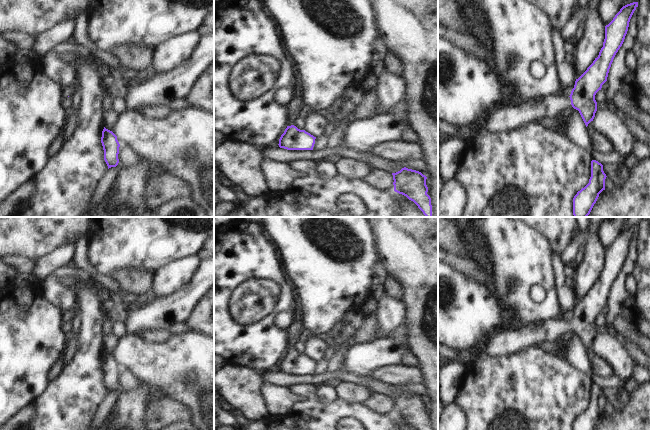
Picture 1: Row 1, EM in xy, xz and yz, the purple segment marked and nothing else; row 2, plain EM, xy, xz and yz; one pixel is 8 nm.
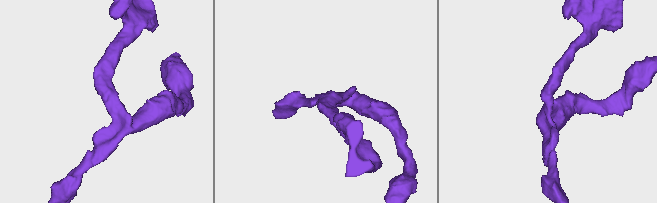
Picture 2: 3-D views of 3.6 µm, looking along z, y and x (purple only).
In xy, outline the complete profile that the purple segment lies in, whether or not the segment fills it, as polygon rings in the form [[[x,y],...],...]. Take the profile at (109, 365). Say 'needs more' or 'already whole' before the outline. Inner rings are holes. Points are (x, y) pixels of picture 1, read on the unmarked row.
already whole | [[[104,351],[102,355],[101,367],[104,374],[104,384],[108,393],[116,391],[119,387],[118,378],[120,371],[117,360],[112,355]]]

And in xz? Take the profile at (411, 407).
already whole | [[[406,391],[396,397],[392,397],[392,399],[395,416],[406,420],[417,430],[432,430],[431,422],[427,418],[427,401],[425,399]]]

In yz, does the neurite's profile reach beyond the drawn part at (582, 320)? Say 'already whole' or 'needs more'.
needs more

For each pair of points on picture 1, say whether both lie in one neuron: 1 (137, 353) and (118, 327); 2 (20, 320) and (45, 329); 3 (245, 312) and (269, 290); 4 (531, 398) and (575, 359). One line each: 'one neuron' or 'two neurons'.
1: two neurons
2: one neuron
3: one neuron
4: two neurons

